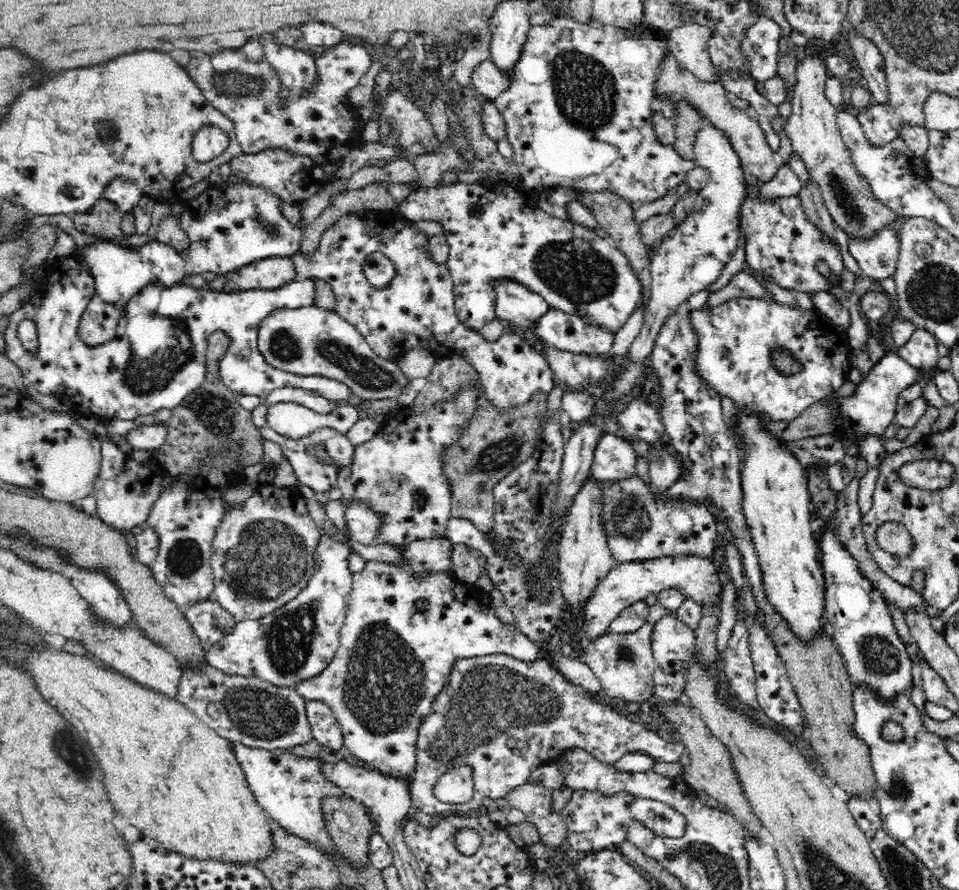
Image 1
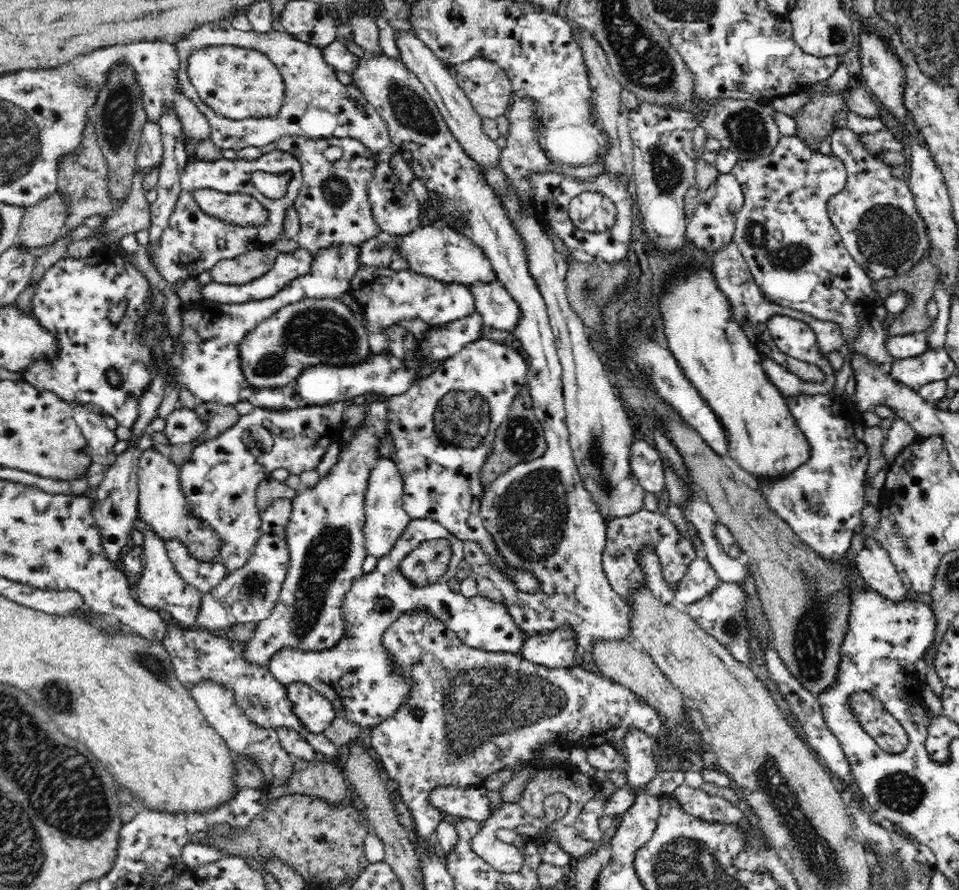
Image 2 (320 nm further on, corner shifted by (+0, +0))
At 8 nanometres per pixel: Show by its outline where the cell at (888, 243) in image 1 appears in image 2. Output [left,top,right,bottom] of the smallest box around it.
[828,127,929,282]

